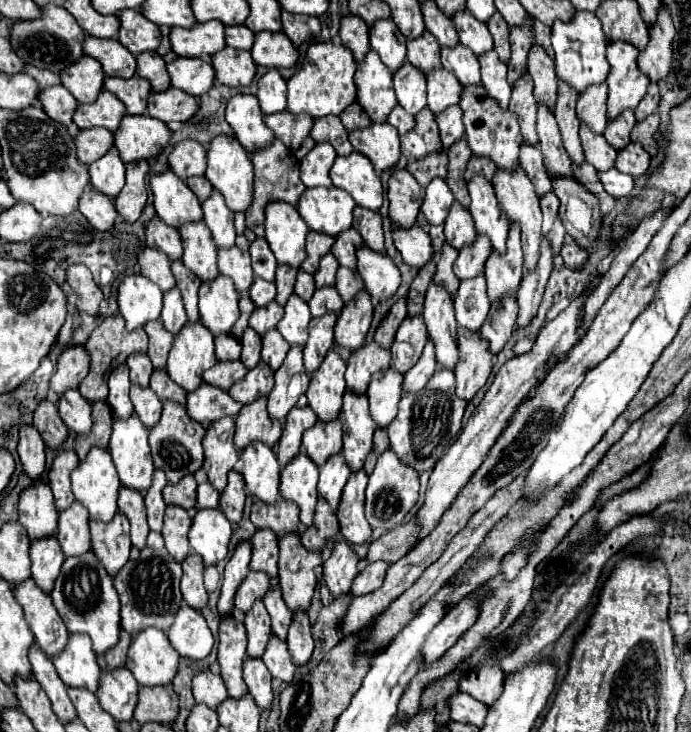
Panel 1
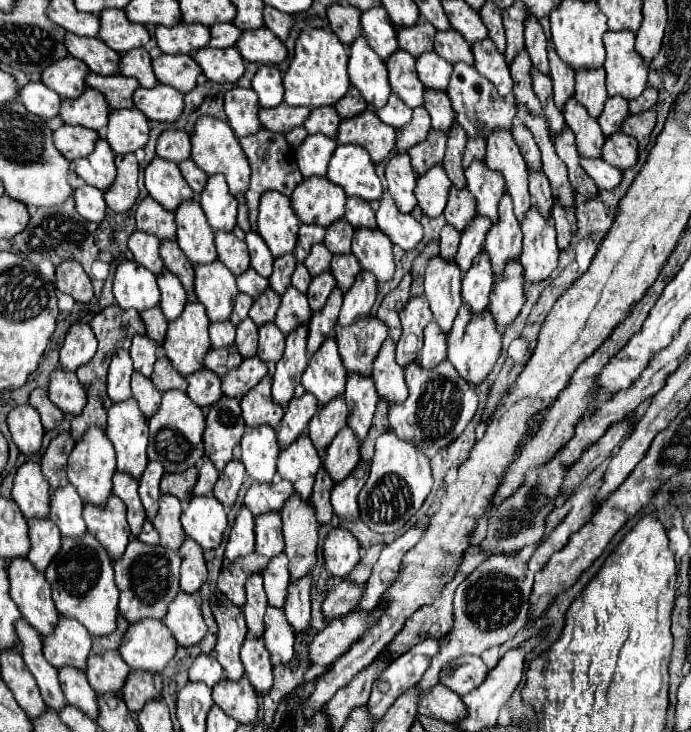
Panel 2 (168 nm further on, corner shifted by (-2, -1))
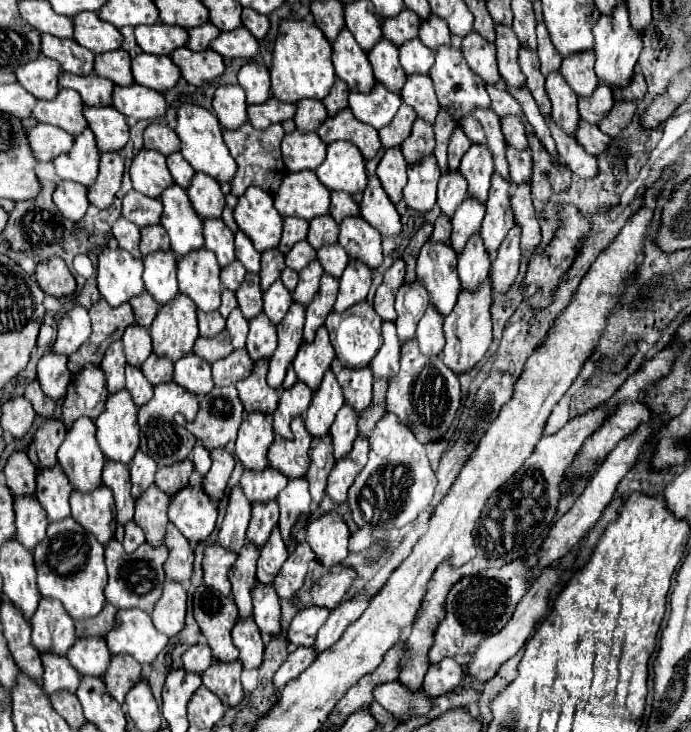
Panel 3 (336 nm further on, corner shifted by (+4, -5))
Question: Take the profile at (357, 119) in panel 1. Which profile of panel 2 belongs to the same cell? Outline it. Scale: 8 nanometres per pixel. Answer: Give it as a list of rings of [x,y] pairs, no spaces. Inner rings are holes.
[[[352,86],[350,92],[346,92],[338,102],[336,102],[336,112],[340,118],[352,118],[356,116],[360,110],[366,110],[366,100],[358,94],[358,90]]]

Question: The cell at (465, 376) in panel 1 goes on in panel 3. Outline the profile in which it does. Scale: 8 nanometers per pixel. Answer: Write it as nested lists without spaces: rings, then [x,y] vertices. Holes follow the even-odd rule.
[[[486,280],[478,288],[478,292],[462,290],[454,310],[444,318],[446,346],[444,346],[444,358],[442,360],[456,376],[470,372],[484,358],[484,354],[488,352],[488,348],[492,344],[490,304],[492,304],[492,288],[490,288],[490,280]]]

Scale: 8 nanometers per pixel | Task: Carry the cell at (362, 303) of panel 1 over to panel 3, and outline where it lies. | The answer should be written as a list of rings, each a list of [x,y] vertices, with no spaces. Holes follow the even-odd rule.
[[[350,260],[340,278],[340,292],[334,304],[334,312],[344,312],[354,304],[364,302],[370,290],[370,284],[372,284],[370,268],[366,268],[366,264],[358,260]]]

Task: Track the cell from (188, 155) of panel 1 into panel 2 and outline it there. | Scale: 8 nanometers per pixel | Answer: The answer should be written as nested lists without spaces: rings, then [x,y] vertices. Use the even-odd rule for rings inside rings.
[[[176,128],[164,130],[156,142],[156,154],[176,164],[188,160],[190,158],[190,134],[186,130],[176,130]]]

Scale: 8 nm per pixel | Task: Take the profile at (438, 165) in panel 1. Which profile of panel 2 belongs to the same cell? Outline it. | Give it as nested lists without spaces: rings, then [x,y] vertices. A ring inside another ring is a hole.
[[[430,130],[428,138],[424,142],[420,142],[408,150],[408,154],[412,158],[412,168],[418,174],[428,172],[428,168],[432,168],[432,164],[442,162],[444,150],[446,150],[446,132]]]

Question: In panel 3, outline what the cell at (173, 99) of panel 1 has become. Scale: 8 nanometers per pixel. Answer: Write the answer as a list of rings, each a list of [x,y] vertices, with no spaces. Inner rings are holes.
[[[140,84],[116,86],[112,106],[134,120],[162,120],[168,108],[164,94]]]

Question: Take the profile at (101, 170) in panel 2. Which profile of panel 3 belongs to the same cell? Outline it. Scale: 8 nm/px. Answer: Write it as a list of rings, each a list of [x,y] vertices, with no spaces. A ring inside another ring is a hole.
[[[86,128],[80,136],[74,138],[74,148],[68,154],[54,158],[56,174],[62,180],[72,180],[88,188],[98,176],[98,156],[100,150],[96,146],[94,134]]]

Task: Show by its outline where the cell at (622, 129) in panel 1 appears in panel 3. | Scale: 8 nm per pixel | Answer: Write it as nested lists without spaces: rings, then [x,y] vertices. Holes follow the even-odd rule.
[[[598,84],[596,92],[590,98],[580,98],[578,100],[578,110],[582,120],[590,124],[598,124],[614,106],[614,96],[612,90],[606,88],[604,84]]]

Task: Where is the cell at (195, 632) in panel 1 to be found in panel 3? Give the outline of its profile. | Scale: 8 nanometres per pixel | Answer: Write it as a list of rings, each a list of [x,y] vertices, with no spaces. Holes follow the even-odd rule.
[[[166,580],[162,598],[156,602],[150,616],[154,626],[168,638],[180,634],[186,626],[186,590],[182,588],[182,584]]]

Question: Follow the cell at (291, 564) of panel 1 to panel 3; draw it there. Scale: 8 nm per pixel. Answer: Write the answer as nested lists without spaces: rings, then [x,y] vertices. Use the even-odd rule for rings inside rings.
[[[290,480],[288,486],[278,494],[276,498],[278,506],[280,506],[280,522],[278,522],[278,528],[280,528],[280,534],[284,538],[284,544],[288,548],[296,546],[298,544],[298,538],[292,536],[292,528],[294,524],[302,518],[302,516],[308,516],[312,510],[312,500],[310,500],[310,494],[308,494],[308,484],[306,480]]]

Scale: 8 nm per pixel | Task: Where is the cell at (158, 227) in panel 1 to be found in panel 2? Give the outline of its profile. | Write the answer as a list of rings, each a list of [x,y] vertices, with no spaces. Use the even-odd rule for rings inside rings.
[[[146,196],[136,210],[136,228],[158,236],[160,240],[176,240],[174,214],[164,210],[154,198]]]

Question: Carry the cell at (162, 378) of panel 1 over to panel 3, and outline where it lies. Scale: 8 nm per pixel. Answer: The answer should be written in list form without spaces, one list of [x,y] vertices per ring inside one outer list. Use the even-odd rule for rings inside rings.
[[[150,356],[144,364],[142,364],[142,372],[144,376],[148,378],[148,382],[152,386],[158,386],[158,384],[166,384],[172,380],[172,368],[174,364],[168,360],[168,358],[160,358],[160,356]]]

